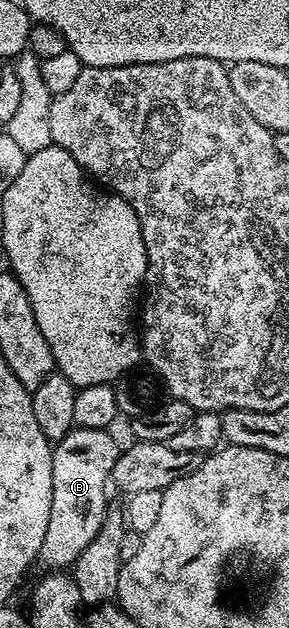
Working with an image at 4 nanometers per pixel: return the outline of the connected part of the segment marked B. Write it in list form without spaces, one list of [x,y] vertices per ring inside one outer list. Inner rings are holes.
[[[72,427],[66,438],[55,441],[52,450],[52,501],[50,523],[46,525],[46,538],[38,557],[48,570],[68,570],[76,559],[94,542],[98,530],[102,530],[104,516],[110,507],[108,488],[112,479],[114,462],[122,451],[116,445],[113,433],[107,428]]]

